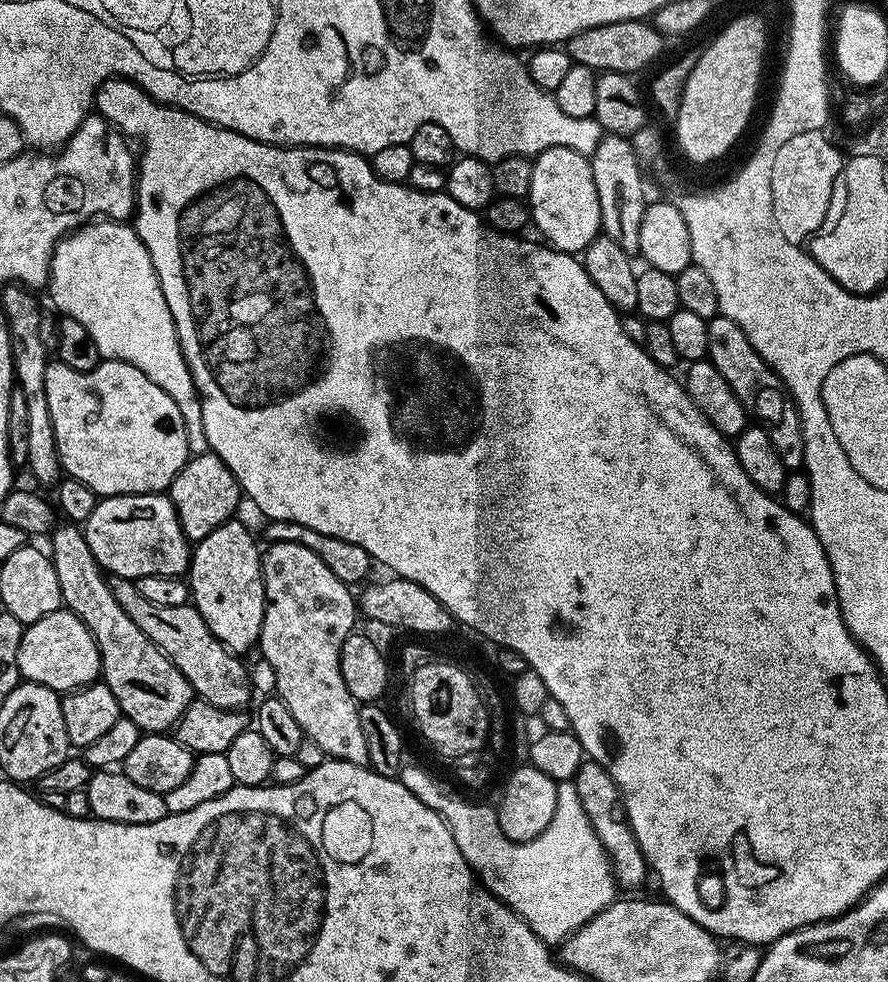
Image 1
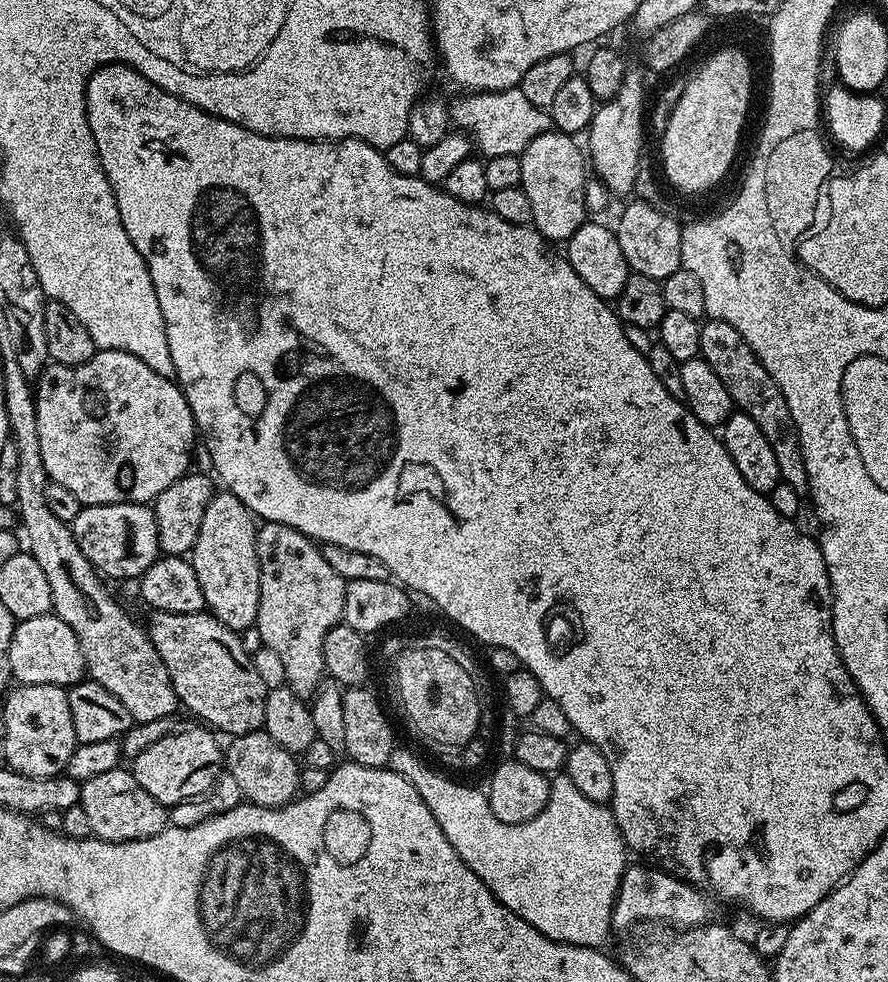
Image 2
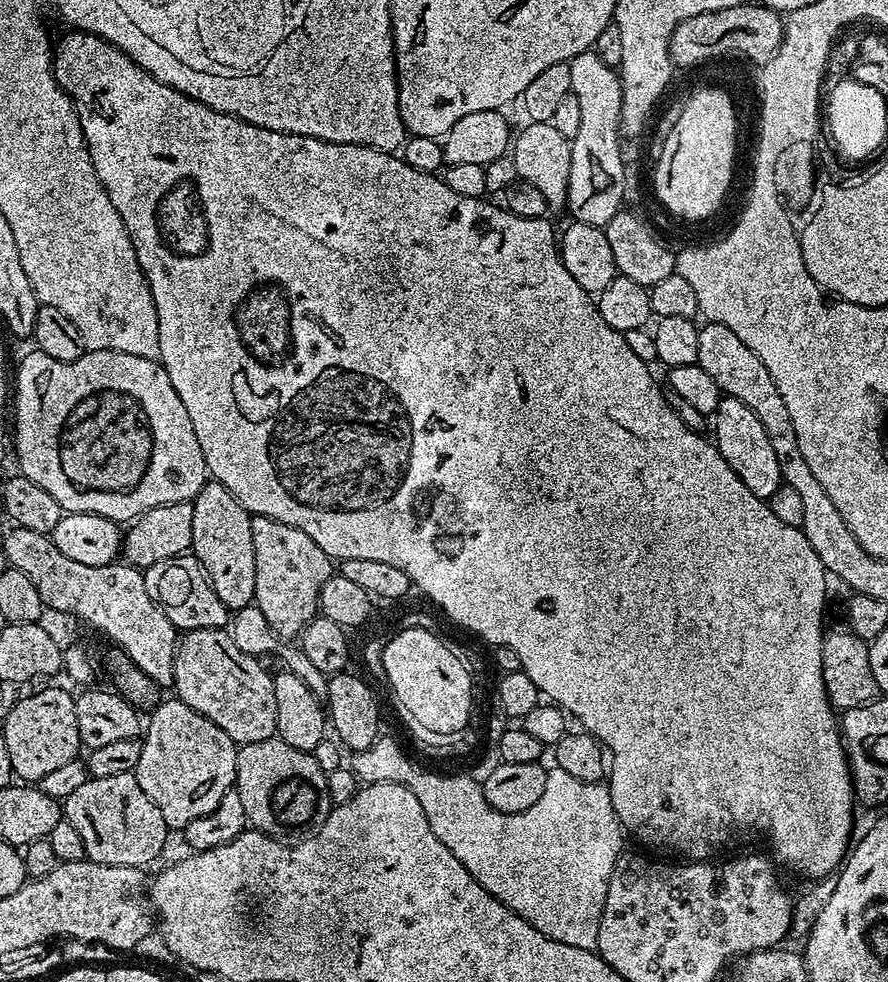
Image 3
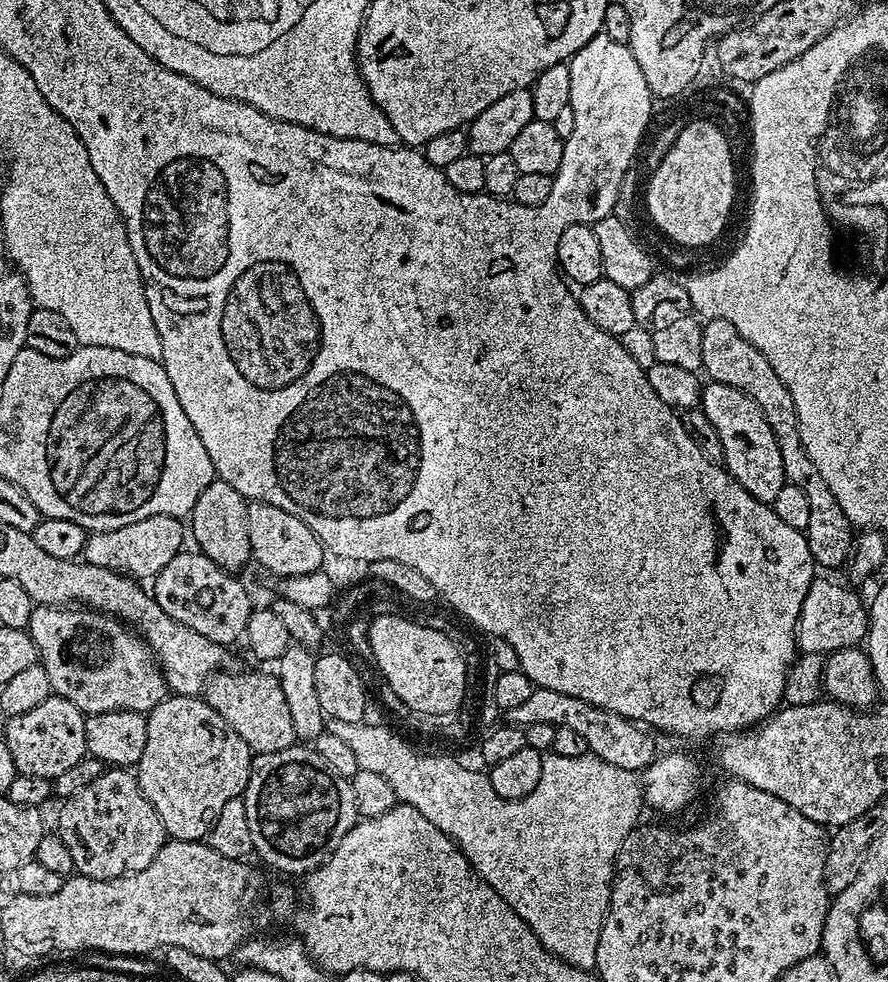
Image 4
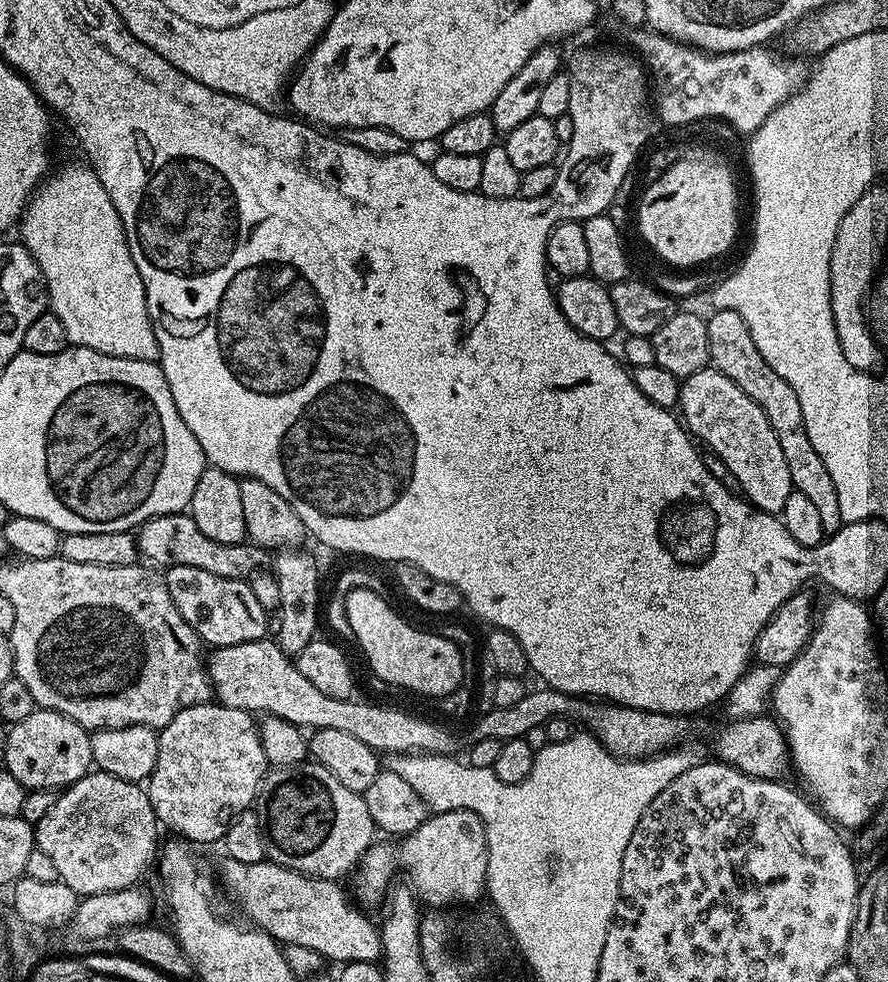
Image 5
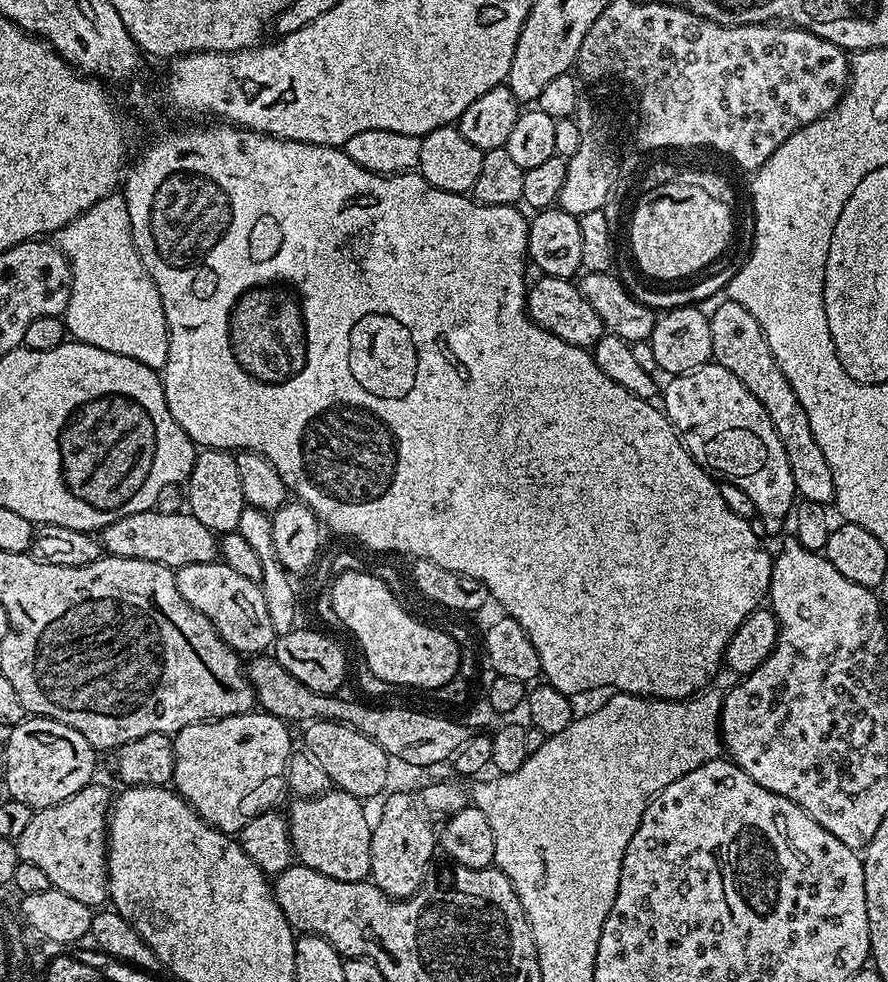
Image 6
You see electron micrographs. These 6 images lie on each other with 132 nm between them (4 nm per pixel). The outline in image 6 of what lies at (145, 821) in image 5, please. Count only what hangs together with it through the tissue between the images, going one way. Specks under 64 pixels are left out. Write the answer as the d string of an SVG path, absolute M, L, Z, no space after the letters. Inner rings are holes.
M93 782L78 794L70 794L66 802L33 811L26 830L14 841L17 857L39 866L62 894L78 898L90 909L99 909L100 903L108 900L108 818L113 803L113 793Z

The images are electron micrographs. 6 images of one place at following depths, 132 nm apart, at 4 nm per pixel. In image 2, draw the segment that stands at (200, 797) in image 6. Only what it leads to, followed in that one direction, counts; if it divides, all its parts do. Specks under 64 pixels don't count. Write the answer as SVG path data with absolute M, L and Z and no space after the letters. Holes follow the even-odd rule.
M207 726L196 727L200 728L181 727L166 738L158 738L154 746L142 750L142 754L131 761L130 771L134 778L138 778L138 786L142 786L146 794L158 798L160 804L171 806L209 792L220 777L226 760L225 749L216 741L218 736L213 729Z

